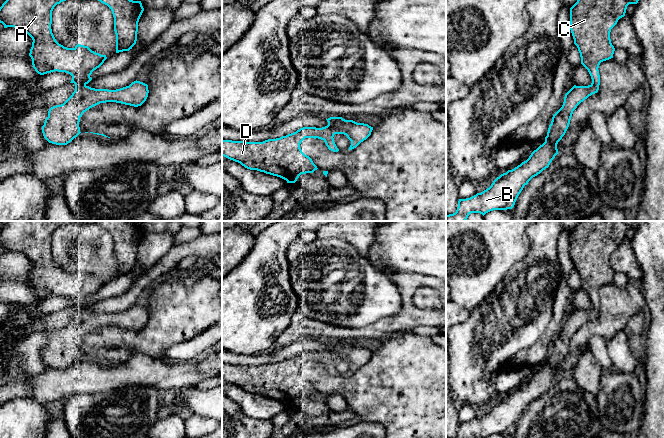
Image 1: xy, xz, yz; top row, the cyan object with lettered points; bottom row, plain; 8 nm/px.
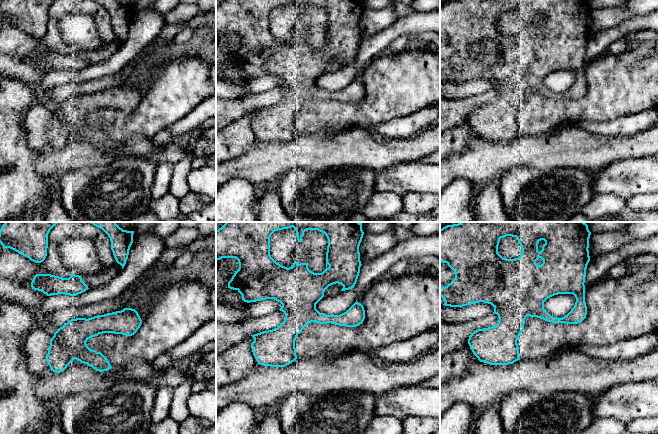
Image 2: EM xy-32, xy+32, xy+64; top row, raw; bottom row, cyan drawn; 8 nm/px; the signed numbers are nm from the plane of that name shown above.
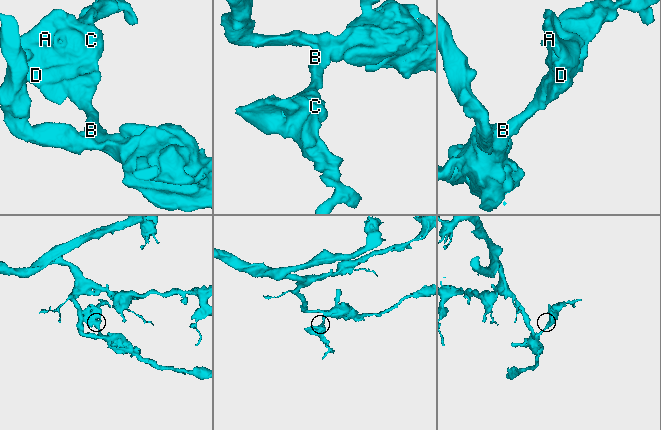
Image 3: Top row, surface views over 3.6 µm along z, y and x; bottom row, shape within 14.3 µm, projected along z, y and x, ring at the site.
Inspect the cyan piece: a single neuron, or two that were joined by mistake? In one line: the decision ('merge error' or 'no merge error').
no merge error

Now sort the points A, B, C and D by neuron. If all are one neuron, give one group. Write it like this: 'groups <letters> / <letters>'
groups A B C D

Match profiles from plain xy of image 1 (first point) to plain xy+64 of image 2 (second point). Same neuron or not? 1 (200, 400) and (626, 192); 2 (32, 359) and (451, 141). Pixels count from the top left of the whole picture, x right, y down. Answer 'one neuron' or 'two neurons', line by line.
1: one neuron
2: one neuron

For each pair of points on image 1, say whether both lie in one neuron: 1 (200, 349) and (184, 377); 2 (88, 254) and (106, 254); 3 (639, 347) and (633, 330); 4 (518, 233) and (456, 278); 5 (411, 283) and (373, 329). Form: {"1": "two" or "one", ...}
{"1": "two", "2": "two", "3": "one", "4": "one", "5": "one"}

